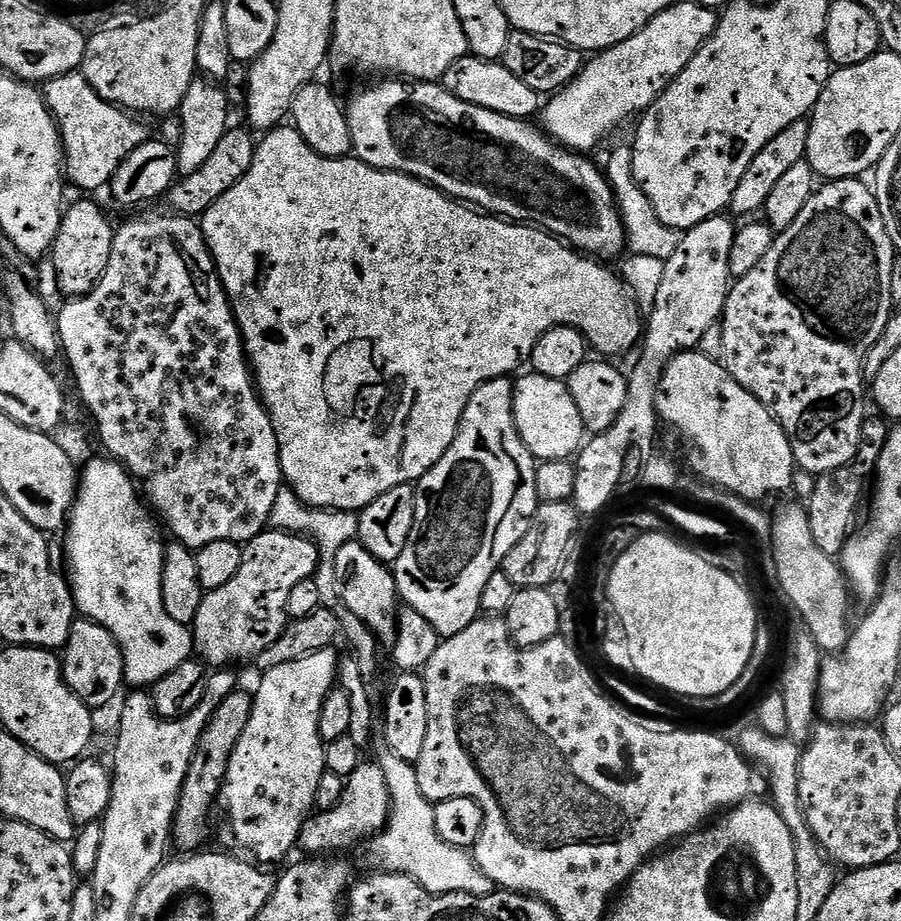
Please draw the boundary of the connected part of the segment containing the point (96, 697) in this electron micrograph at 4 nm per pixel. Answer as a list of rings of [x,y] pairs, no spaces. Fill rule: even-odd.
[[[77,618],[72,623],[70,638],[62,649],[60,668],[64,671],[66,686],[70,686],[70,690],[74,694],[78,694],[80,701],[93,710],[104,708],[116,695],[119,697],[121,695],[120,687],[125,687],[126,684],[122,650],[118,646],[114,634],[110,634],[110,630],[106,630],[106,626],[93,620]]]

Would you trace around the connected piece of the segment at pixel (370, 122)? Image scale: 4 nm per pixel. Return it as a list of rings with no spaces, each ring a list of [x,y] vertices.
[[[384,78],[381,84],[360,92],[352,100],[352,105],[347,105],[348,125],[350,126],[350,138],[352,139],[352,152],[355,159],[361,160],[372,168],[380,168],[383,172],[403,172],[406,176],[415,176],[417,180],[425,181],[434,188],[439,188],[450,197],[461,202],[467,202],[485,213],[507,218],[513,222],[531,222],[539,226],[545,232],[551,232],[553,236],[559,236],[565,244],[587,254],[593,258],[608,258],[604,256],[616,256],[620,251],[625,251],[625,222],[620,217],[620,209],[616,206],[616,196],[612,193],[612,187],[608,185],[607,175],[600,172],[588,161],[587,155],[574,152],[571,148],[565,148],[557,144],[551,136],[545,134],[539,127],[536,128],[528,120],[515,120],[509,116],[498,114],[494,110],[486,110],[482,106],[474,106],[470,102],[462,102],[462,98],[454,98],[444,89],[440,82],[409,82],[404,78]]]

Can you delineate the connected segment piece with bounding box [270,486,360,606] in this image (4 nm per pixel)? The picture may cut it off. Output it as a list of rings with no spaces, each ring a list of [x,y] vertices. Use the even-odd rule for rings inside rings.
[[[284,486],[281,487],[278,498],[274,498],[274,510],[272,511],[272,519],[270,521],[273,529],[282,532],[299,532],[301,536],[307,536],[320,547],[320,565],[316,567],[315,581],[318,586],[318,594],[320,595],[321,605],[332,606],[337,603],[338,589],[336,586],[336,571],[334,570],[334,558],[338,558],[338,550],[342,550],[342,546],[346,546],[346,542],[357,539],[360,534],[360,518],[355,512],[338,512],[335,508],[315,508],[306,502],[302,502],[302,498],[298,498],[298,494],[294,494],[292,489]]]

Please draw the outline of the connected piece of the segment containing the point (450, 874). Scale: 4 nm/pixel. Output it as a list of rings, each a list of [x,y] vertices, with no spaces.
[[[381,747],[378,763],[385,772],[389,787],[391,812],[383,831],[368,845],[368,860],[373,869],[382,872],[402,872],[414,878],[432,896],[442,894],[474,894],[488,896],[494,891],[492,879],[476,864],[475,855],[467,848],[450,846],[442,842],[434,824],[433,801],[425,798],[418,790],[418,774],[415,763],[406,758],[398,758],[394,750]]]

